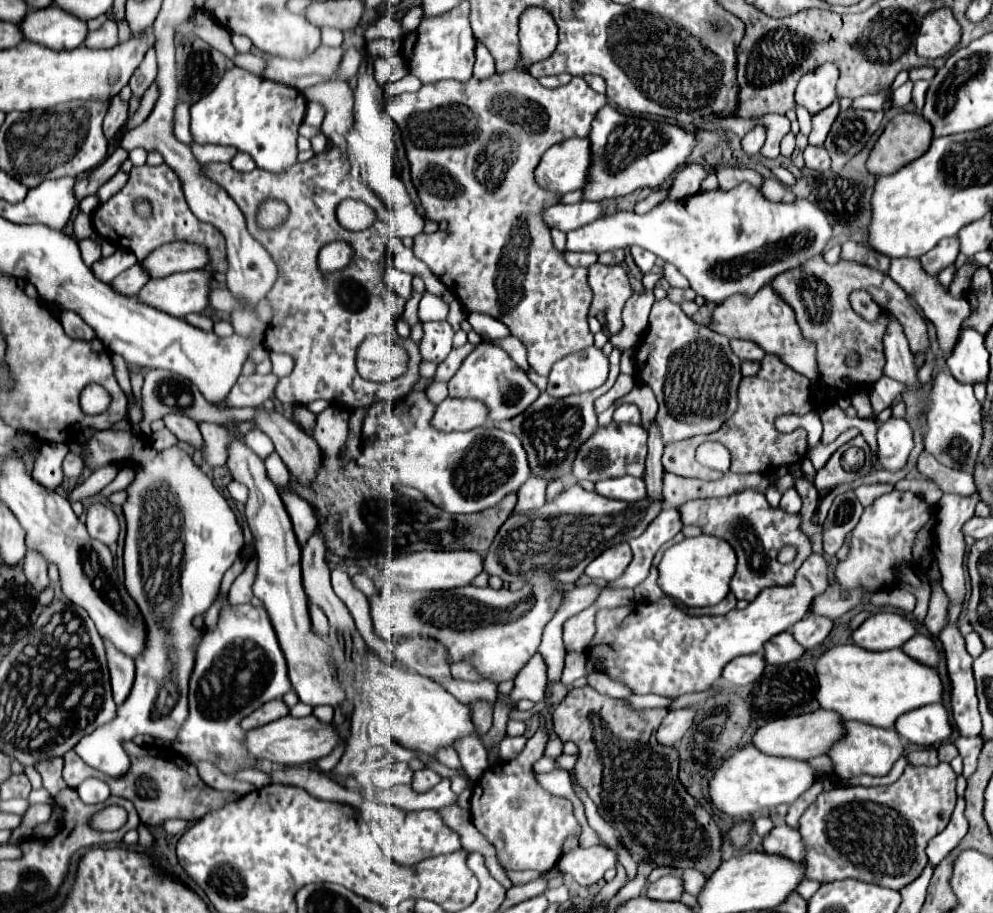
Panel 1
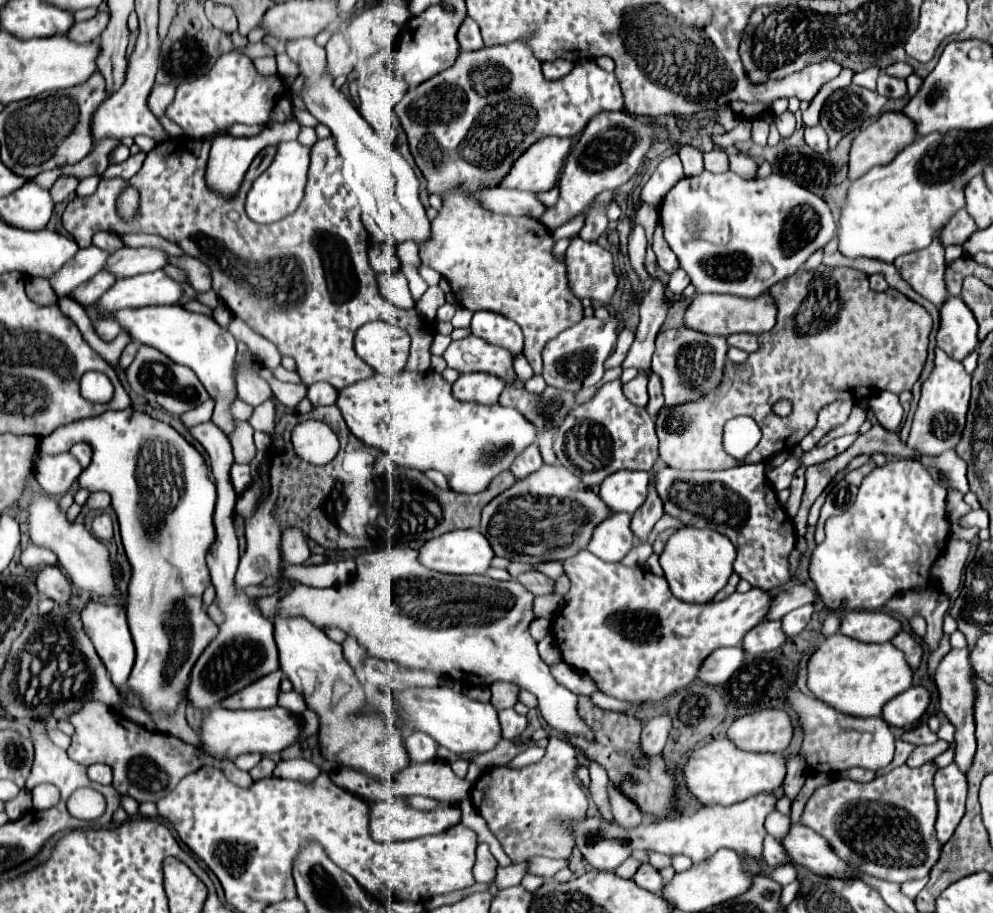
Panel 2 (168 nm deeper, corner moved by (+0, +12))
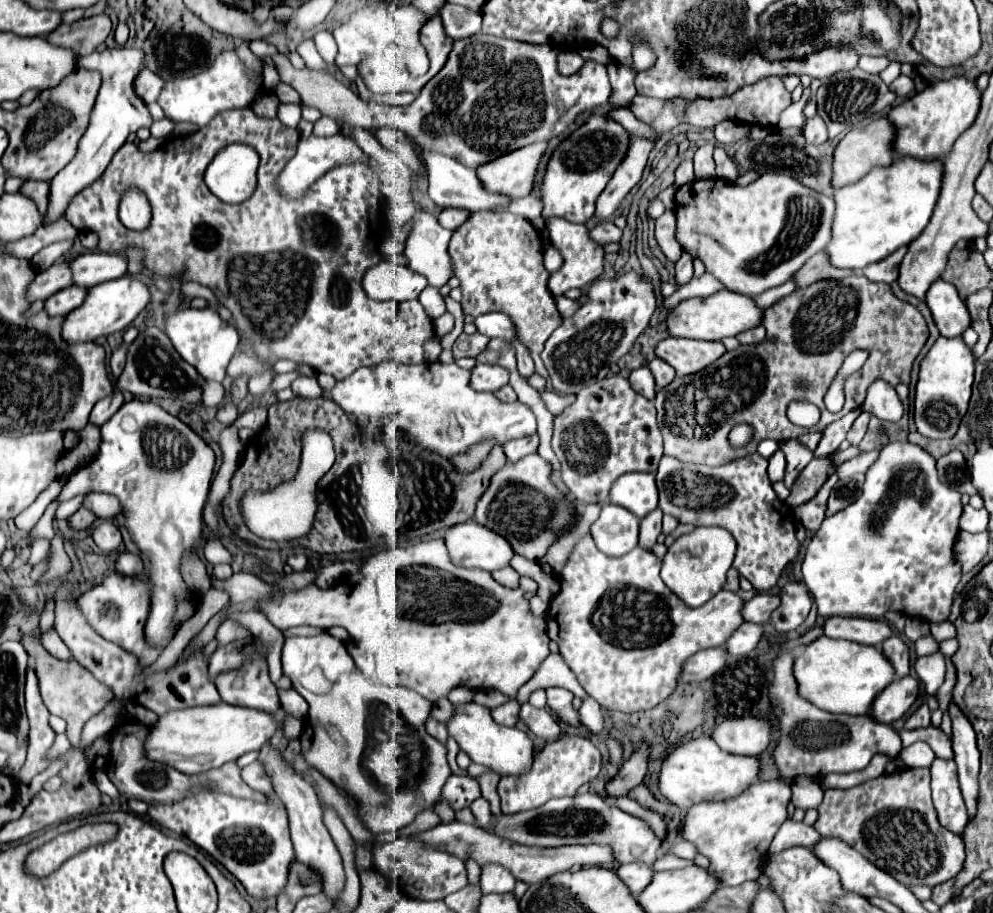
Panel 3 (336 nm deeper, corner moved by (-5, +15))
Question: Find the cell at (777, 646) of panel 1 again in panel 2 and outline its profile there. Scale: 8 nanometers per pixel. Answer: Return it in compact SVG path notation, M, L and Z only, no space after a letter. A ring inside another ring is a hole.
M760 621L756 627L752 627L744 639L742 639L742 649L744 653L758 655L764 651L778 649L784 643L786 635L782 635L782 627L778 621Z

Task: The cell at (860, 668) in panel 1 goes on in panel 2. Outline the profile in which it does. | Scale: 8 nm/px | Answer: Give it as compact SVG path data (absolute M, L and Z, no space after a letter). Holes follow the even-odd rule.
M830 635L812 653L808 661L806 685L812 695L838 713L852 717L874 717L882 713L882 707L898 693L912 687L912 669L904 661L904 655L890 643L866 645L846 635Z

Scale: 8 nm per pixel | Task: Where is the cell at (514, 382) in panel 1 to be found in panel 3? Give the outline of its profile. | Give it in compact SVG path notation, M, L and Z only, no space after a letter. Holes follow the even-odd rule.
M479 332L475 334L461 334L455 344L453 344L453 356L455 358L477 358L485 348L487 348L489 338L487 336L479 336Z

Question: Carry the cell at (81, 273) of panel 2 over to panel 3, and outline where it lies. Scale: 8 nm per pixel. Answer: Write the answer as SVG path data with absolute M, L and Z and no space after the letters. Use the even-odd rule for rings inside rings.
M63 260L59 264L53 264L49 270L39 272L37 278L31 282L27 290L27 298L35 302L37 298L47 300L47 296L53 296L55 292L67 288L73 284L73 272L69 268L69 262Z

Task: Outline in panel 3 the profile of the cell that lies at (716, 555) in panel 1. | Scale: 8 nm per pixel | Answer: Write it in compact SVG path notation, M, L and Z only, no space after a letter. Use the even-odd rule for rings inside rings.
M695 528L689 534L683 534L677 538L665 558L663 558L663 568L661 568L661 578L663 582L691 608L703 606L707 600L711 600L725 584L727 570L733 564L735 558L735 538L723 530L723 528Z

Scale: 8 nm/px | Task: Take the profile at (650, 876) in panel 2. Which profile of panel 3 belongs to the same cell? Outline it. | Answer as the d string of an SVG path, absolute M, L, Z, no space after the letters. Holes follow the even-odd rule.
M623 864L617 868L619 878L631 888L631 892L635 896L639 896L639 892L643 892L643 888L647 888L647 884L651 884L651 876L653 876L653 868L649 868L647 864Z

